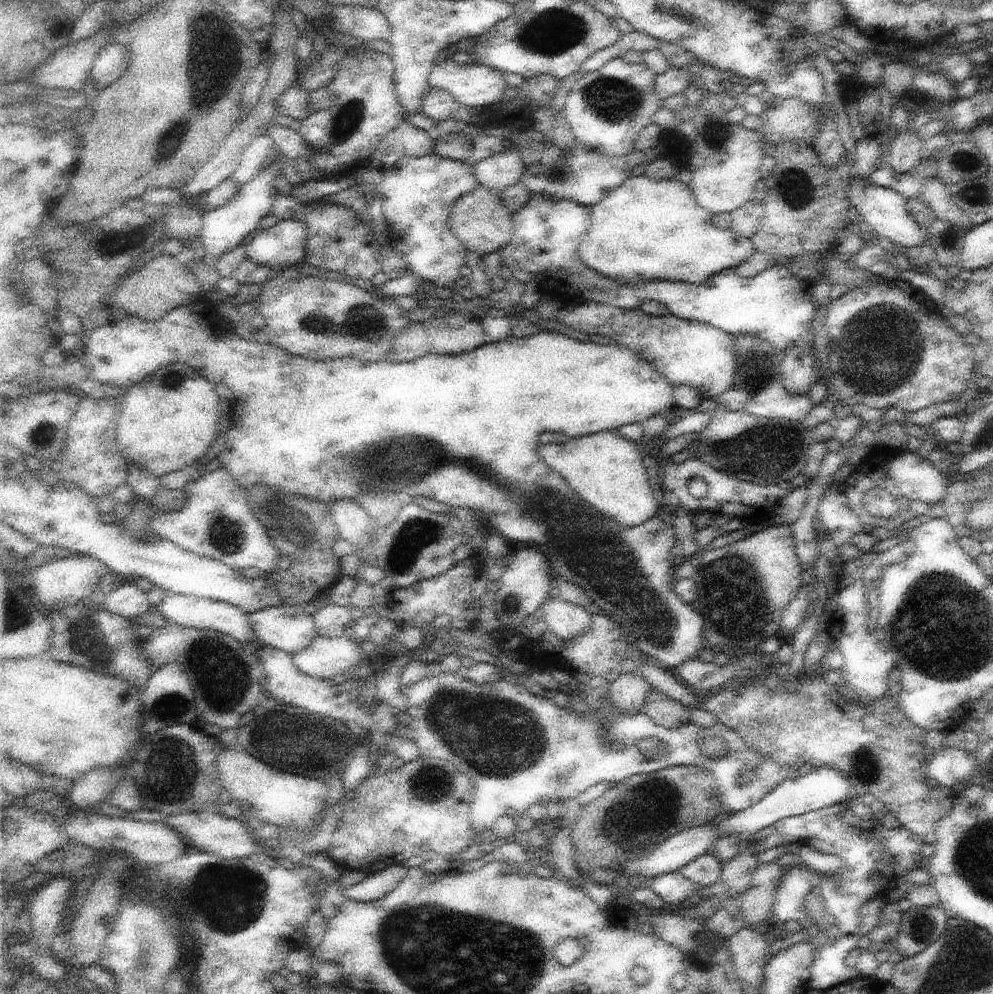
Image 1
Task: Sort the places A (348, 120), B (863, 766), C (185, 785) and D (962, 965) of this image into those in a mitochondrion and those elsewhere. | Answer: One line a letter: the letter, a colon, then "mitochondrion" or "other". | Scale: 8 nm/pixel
A: mitochondrion
B: mitochondrion
C: mitochondrion
D: mitochondrion

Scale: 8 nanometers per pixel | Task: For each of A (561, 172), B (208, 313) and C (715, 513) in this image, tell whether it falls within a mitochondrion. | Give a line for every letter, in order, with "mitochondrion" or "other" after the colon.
A: mitochondrion
B: other
C: other

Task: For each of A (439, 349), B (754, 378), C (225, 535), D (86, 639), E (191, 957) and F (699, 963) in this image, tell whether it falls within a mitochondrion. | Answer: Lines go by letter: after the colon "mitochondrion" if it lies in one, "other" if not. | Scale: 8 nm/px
A: other
B: mitochondrion
C: mitochondrion
D: mitochondrion
E: other
F: other

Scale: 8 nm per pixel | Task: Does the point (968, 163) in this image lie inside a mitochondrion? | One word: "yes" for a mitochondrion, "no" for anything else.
no

